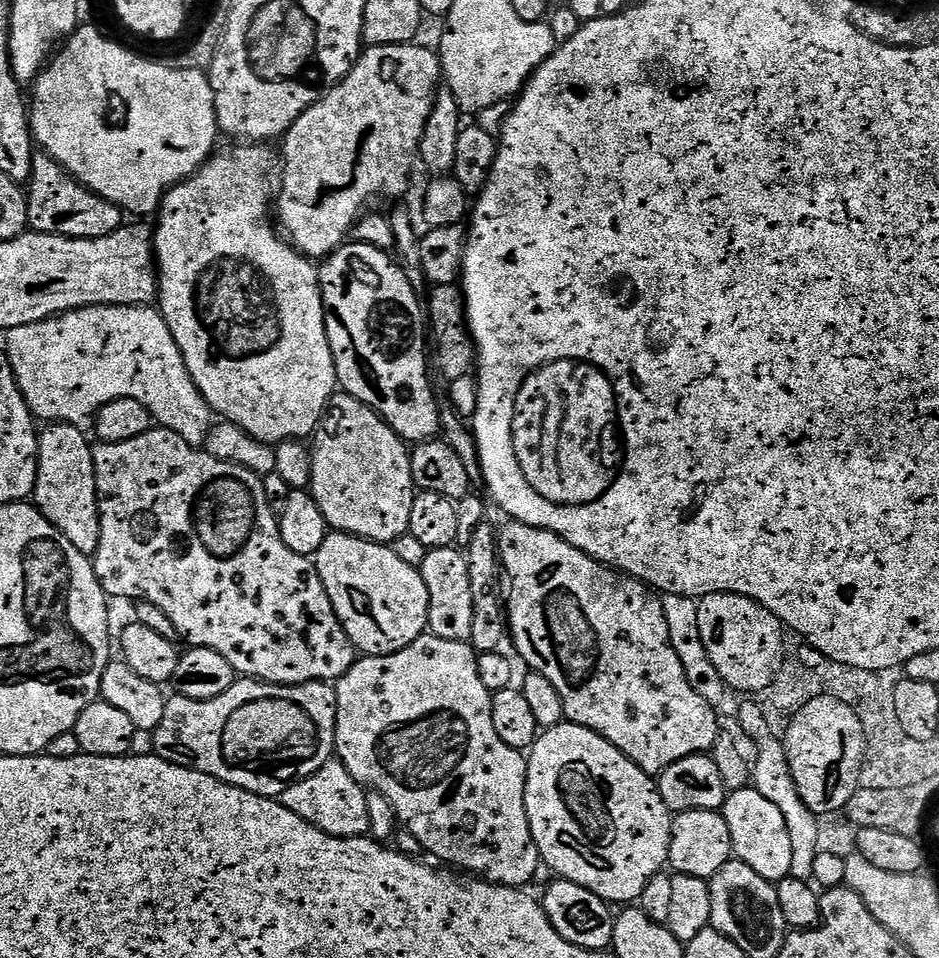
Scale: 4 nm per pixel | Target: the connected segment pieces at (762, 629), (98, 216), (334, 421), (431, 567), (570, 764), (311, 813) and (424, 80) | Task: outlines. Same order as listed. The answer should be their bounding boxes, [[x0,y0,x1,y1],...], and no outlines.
[[698,592,786,692],[26,150,126,240],[310,394,418,545],[419,546,476,641],[524,722,673,906],[278,758,370,836],[278,42,442,256]]

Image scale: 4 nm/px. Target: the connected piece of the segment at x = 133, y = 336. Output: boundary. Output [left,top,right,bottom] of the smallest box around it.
[3,304,214,446]

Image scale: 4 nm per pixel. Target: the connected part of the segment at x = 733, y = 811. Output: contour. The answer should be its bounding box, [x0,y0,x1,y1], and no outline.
[722,786,794,882]

